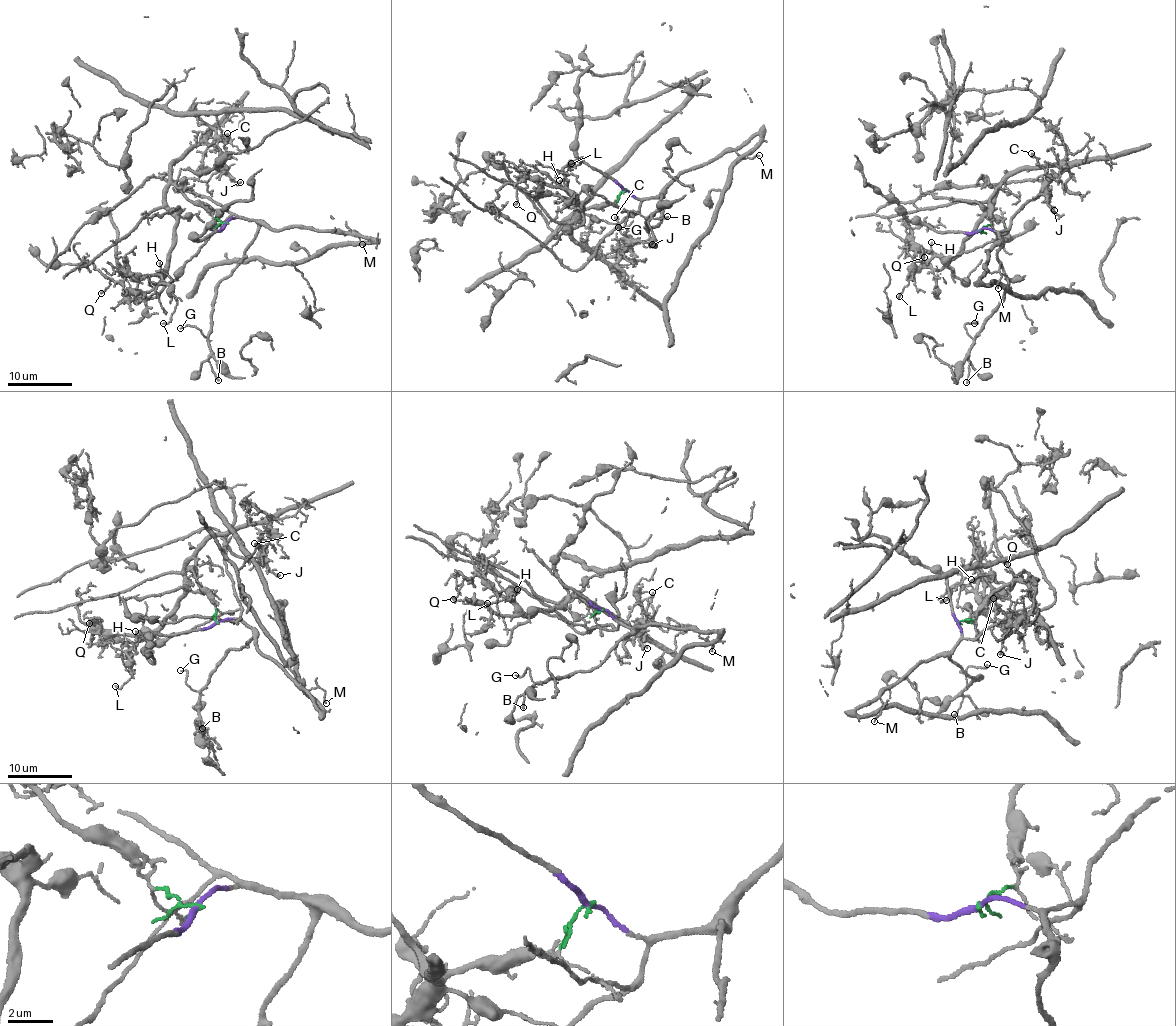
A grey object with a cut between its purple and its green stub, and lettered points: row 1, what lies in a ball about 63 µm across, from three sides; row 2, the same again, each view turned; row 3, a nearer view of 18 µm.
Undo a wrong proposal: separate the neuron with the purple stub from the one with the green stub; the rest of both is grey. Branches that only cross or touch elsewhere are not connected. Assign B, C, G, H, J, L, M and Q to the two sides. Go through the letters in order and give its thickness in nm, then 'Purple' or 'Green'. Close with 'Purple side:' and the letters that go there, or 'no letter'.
B: Thickness 130 nm. Purple
C: Thickness 200 nm. Green
G: Thickness 130 nm. Purple
H: Thickness 70 nm. Green
J: Thickness 100 nm. Green
L: Thickness 110 nm. Green
M: Thickness 70 nm. Purple
Q: Thickness 140 nm. Green
Purple side: B, G, M

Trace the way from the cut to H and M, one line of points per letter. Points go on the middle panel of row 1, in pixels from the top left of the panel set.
H: (623, 190), (613, 204), (592, 206), (568, 223), (582, 209), (559, 180)
M: (623, 190), (638, 198), (650, 197), (680, 173), (701, 167), (724, 153), (736, 151), (748, 158), (758, 156)

